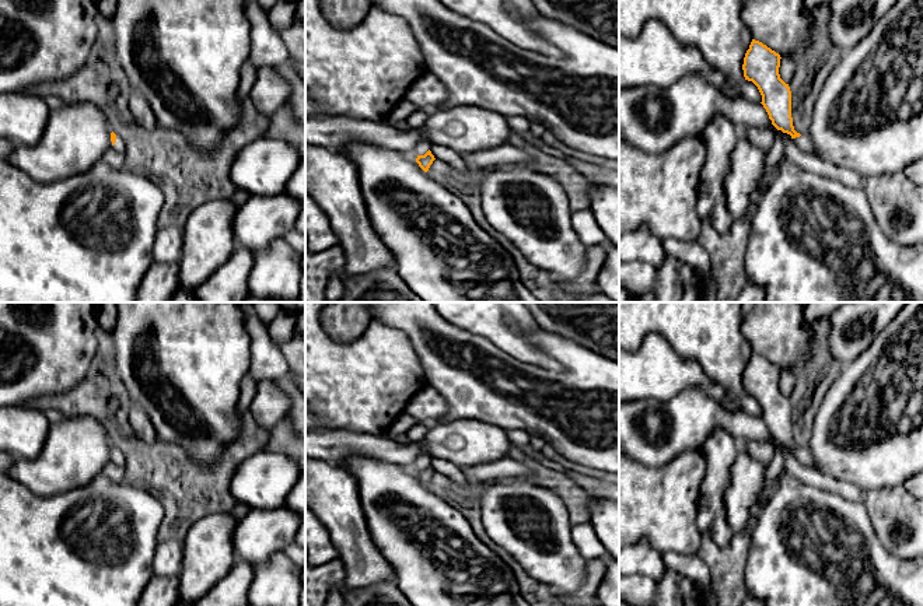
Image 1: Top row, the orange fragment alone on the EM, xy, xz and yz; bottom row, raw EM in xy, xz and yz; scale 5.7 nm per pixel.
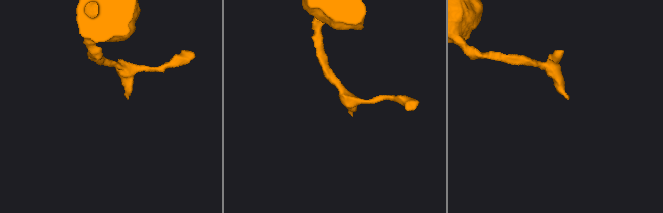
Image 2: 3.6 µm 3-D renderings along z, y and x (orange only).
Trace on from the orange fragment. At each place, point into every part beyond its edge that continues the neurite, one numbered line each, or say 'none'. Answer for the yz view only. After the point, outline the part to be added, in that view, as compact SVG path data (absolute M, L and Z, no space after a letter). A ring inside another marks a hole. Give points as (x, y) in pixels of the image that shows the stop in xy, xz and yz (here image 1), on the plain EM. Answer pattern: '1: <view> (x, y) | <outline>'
1: yz (804, 455) | M801 448L800 451L793 452L796 458L807 467L817 469L812 453L808 448Z

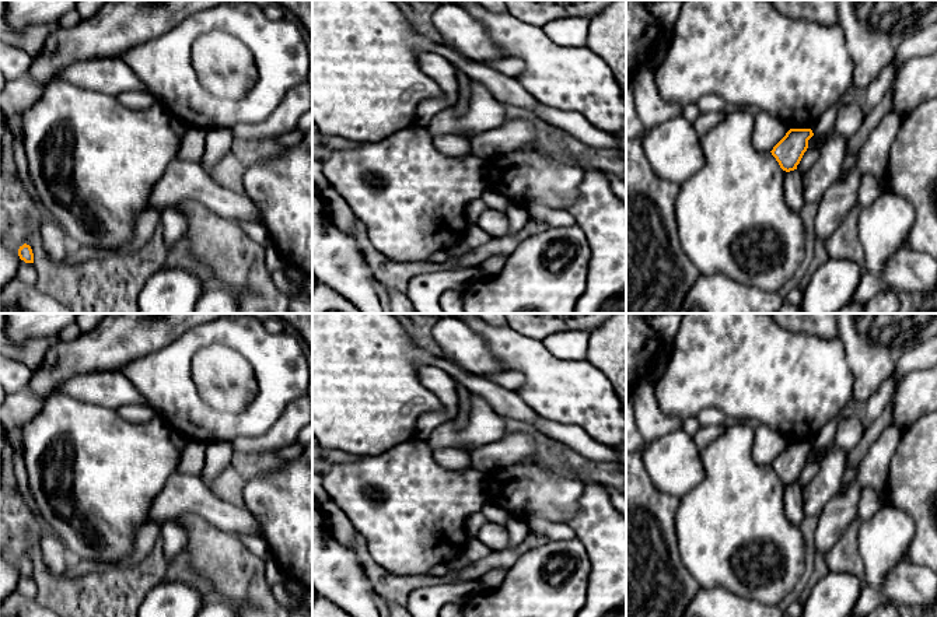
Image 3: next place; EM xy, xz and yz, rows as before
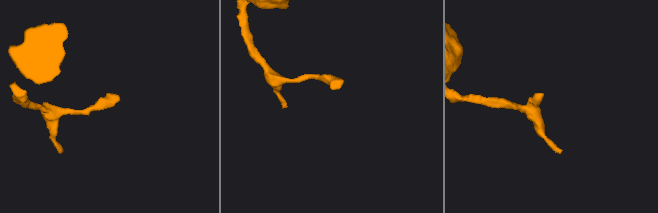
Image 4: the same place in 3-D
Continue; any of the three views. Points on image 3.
none

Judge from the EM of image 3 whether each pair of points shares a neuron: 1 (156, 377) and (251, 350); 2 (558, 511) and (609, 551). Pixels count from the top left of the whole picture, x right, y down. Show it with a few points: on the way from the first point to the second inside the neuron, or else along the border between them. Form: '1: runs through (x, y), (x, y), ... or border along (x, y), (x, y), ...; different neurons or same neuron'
1: runs through (179, 354), (200, 336), (227, 336); same neuron
2: border along (583, 490), (579, 498), (579, 509), (565, 522); different neurons

